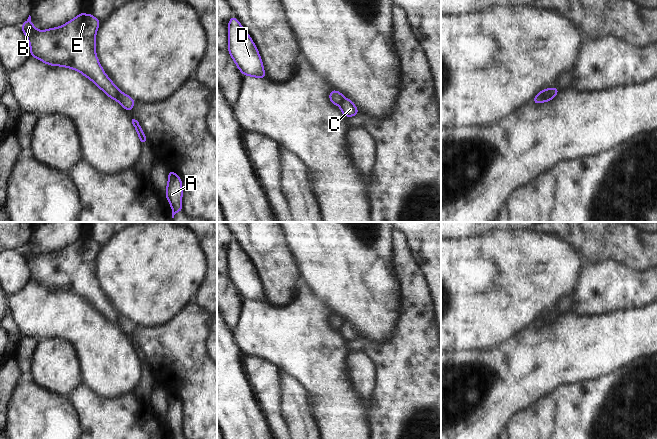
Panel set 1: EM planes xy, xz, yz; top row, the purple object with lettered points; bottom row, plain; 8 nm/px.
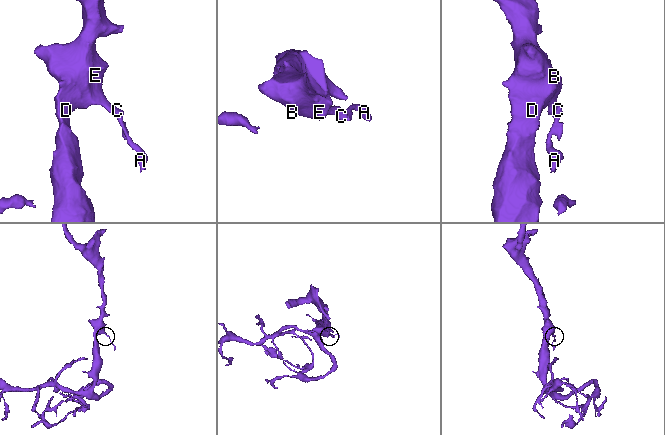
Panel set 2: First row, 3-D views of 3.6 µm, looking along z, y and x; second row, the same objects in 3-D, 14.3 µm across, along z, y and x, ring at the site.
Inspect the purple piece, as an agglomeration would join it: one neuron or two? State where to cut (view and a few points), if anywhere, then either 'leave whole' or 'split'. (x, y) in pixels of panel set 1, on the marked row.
yz (547, 89), (543, 94), (543, 101) | split

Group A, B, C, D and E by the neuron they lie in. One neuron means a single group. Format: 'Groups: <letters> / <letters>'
Groups: A C / B D E

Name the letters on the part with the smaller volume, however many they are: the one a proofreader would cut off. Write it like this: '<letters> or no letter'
A, C

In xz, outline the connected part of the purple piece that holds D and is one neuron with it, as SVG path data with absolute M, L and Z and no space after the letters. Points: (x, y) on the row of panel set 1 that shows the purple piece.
M233 15L228 22L228 52L244 76L266 78L256 45Z

